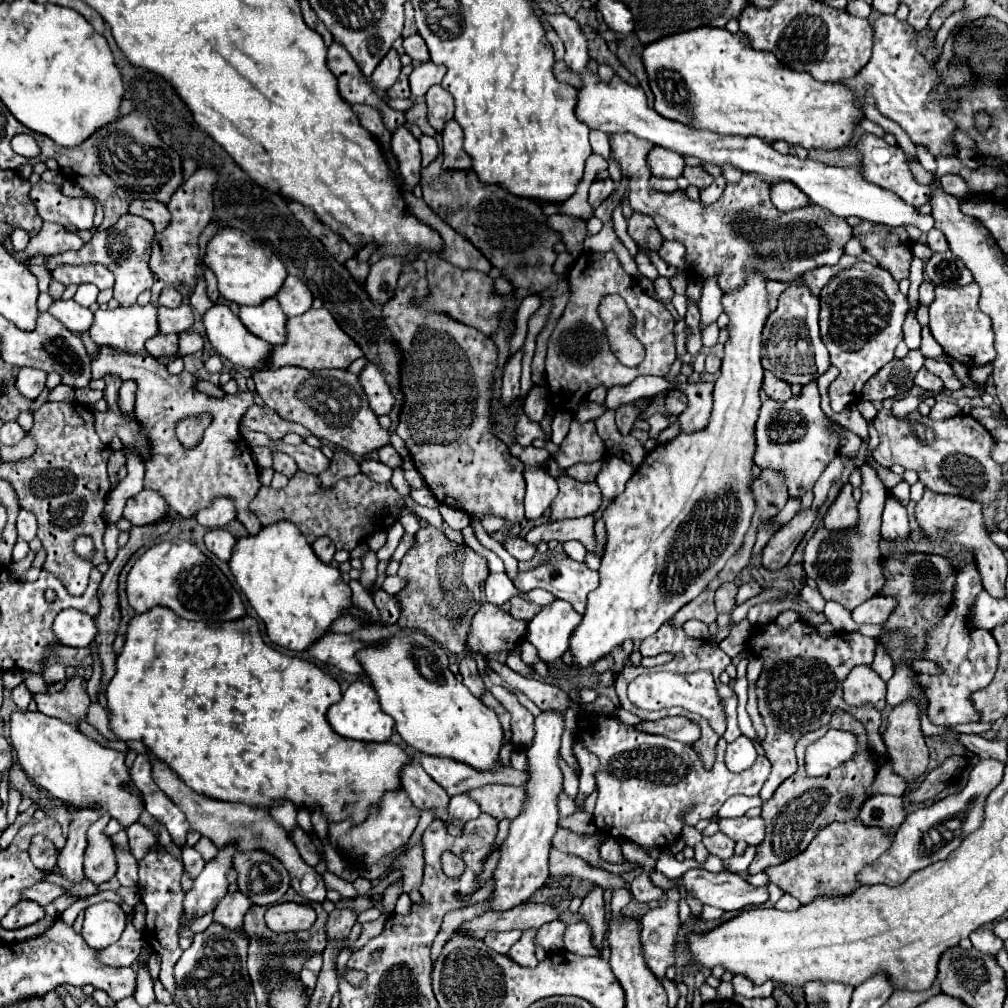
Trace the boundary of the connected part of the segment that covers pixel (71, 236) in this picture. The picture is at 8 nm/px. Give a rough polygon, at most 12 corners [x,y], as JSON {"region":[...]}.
{"region":[[44,223],[28,247],[12,253],[18,263],[34,255],[78,251],[82,239],[62,225]]}

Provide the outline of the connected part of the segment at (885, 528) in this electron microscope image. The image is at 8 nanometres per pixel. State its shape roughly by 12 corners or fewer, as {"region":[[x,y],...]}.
{"region":[[888,497],[882,515],[882,539],[910,537],[906,507]]}

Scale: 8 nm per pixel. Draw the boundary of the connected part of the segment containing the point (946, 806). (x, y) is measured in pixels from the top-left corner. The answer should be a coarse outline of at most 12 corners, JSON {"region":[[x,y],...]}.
{"region":[[980,761],[966,787],[912,811],[856,877],[900,885],[946,859],[984,819],[1002,781]]}

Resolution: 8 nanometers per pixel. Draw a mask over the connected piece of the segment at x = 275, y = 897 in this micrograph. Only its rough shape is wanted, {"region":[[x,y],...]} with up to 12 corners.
{"region":[[264,851],[236,853],[238,891],[274,905],[290,887],[284,865]]}

